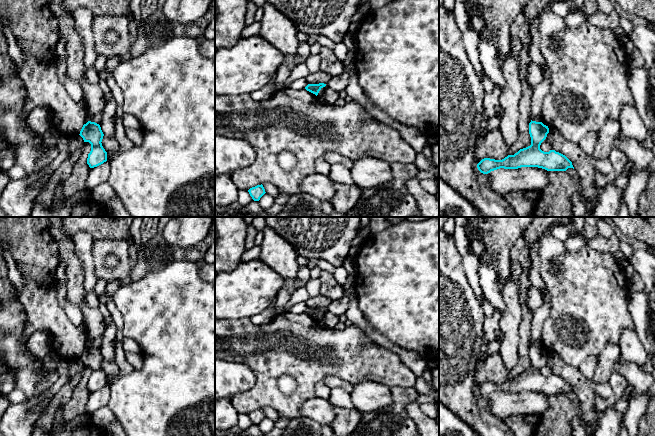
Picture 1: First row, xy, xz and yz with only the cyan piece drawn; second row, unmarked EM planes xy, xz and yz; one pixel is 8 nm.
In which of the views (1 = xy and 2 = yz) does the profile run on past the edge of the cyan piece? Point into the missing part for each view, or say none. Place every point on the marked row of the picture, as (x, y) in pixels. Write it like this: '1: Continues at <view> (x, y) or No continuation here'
1: No continuation here
2: No continuation here

